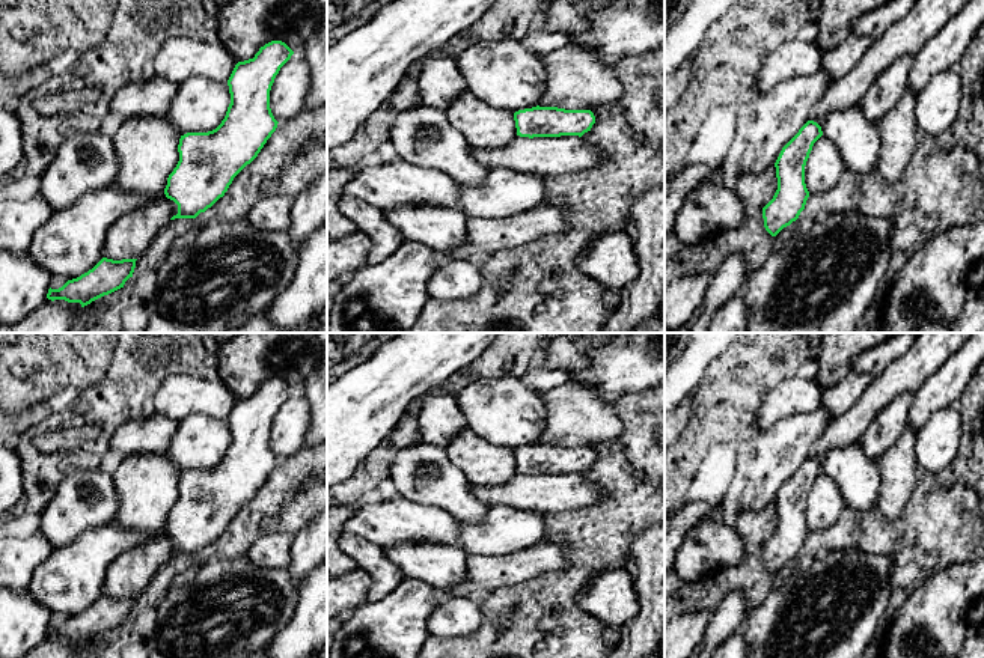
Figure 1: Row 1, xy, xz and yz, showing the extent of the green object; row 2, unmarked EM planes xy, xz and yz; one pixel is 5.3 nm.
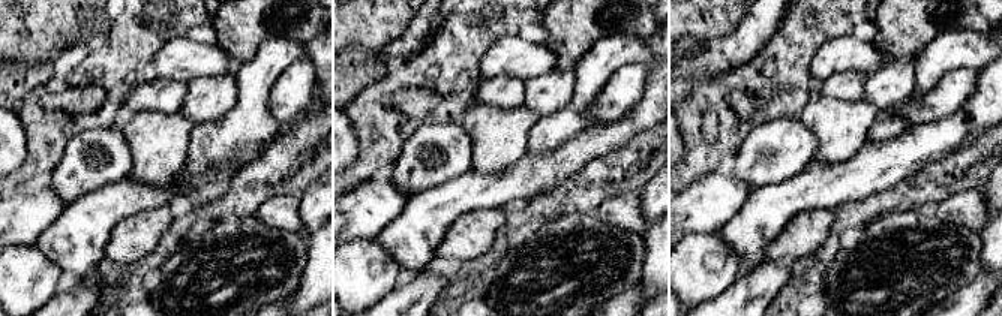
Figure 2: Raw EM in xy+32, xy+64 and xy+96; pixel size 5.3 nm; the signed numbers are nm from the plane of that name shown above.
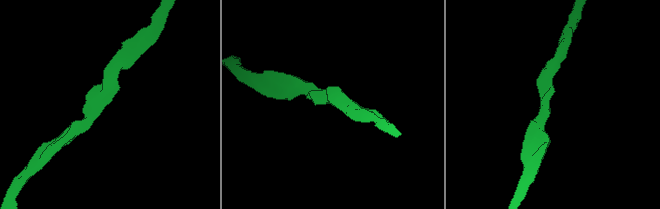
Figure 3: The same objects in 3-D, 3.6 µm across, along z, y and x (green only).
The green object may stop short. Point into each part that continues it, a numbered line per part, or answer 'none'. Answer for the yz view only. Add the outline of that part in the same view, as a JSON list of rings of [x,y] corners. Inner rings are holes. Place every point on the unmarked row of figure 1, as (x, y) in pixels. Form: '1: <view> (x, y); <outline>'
none

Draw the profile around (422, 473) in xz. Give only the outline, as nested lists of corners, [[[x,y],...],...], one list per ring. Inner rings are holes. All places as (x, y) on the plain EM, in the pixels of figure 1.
[[[420,441],[396,449],[390,467],[390,479],[402,497],[446,510],[460,522],[476,522],[488,509],[472,494],[466,474],[449,461],[446,450],[440,446]]]

